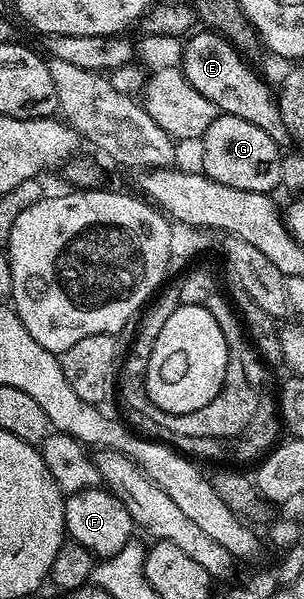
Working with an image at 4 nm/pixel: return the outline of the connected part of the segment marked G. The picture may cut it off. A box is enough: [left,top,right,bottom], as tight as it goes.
[199,114,282,193]

